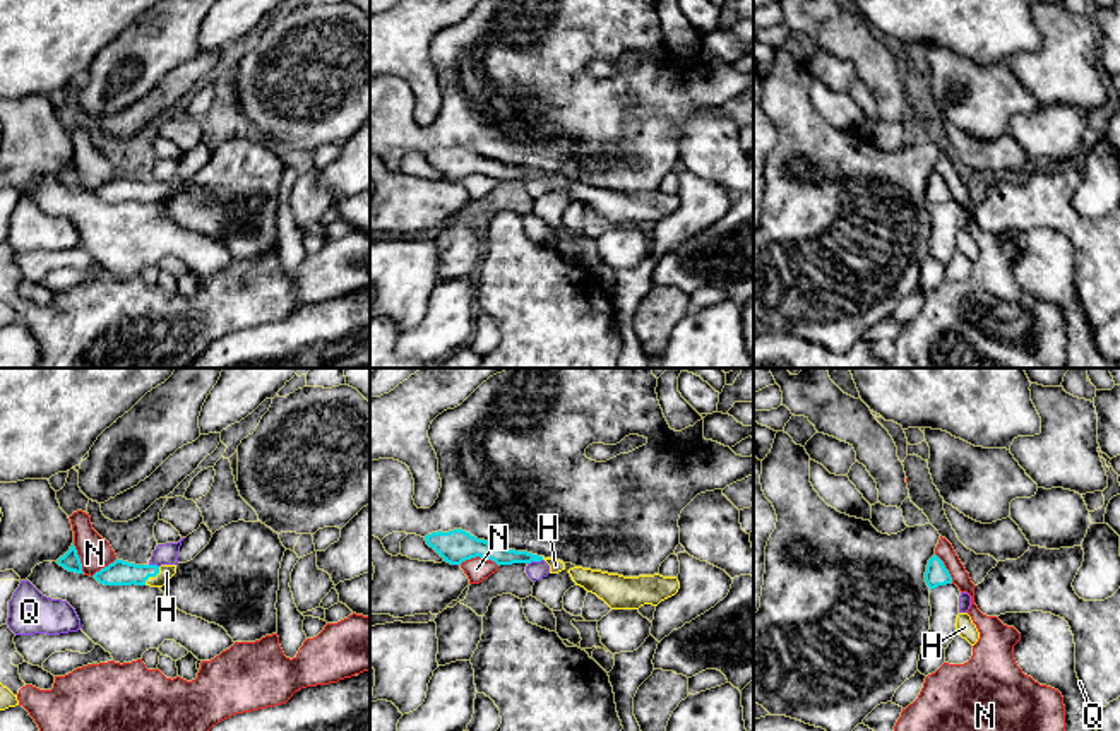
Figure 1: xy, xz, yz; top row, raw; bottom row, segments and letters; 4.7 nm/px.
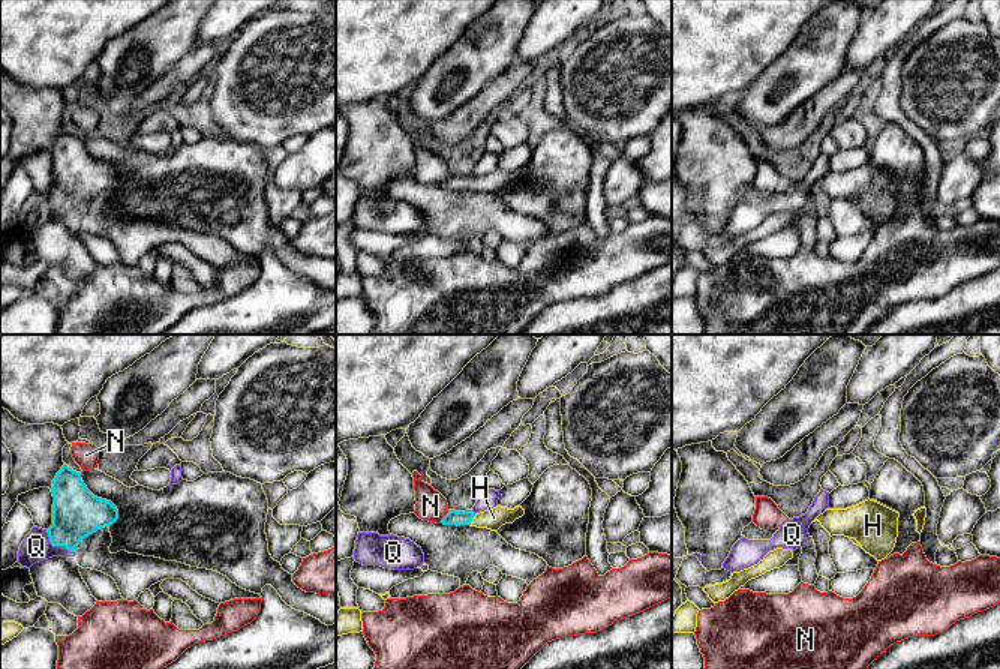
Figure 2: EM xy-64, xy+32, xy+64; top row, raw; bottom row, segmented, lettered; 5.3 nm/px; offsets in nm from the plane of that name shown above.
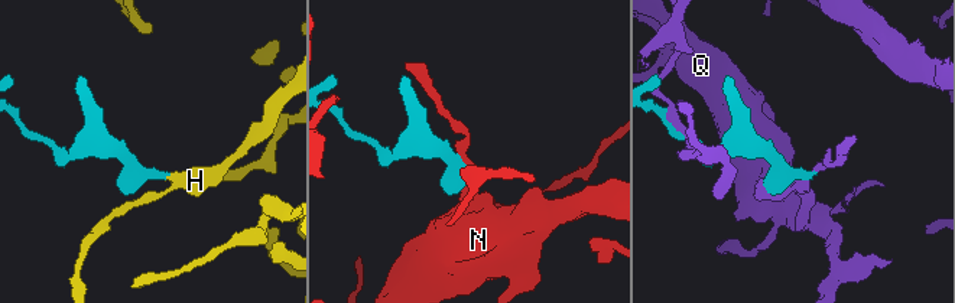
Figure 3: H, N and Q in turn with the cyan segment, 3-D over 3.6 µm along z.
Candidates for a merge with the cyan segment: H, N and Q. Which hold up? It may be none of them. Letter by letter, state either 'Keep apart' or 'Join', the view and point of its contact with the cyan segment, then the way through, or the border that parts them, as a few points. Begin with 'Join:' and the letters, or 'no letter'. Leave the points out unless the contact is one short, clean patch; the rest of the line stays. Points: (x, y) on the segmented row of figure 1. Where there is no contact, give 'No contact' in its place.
Join: H
H: Join. Touches cyan at xy (153, 576). Path across: xy (120, 572), (153, 576), (166, 572)
N: Keep apart. Touches cyan at xz (480, 557). Boundary: xz (459, 564), (483, 557), (499, 565)
Q: Keep apart. Touches cyan at xz (535, 560)

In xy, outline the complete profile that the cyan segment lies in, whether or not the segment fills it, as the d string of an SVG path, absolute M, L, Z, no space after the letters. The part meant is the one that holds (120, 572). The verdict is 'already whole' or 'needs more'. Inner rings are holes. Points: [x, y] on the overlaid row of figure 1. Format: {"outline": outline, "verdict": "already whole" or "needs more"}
{"outline": "M116 558L92 577L104 585L163 587L175 574L176 565L135 565Z", "verdict": "needs more"}

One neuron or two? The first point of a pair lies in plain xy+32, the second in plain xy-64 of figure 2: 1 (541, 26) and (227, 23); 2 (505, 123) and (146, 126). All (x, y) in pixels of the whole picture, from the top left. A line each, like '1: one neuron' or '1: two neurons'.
1: one neuron
2: one neuron

